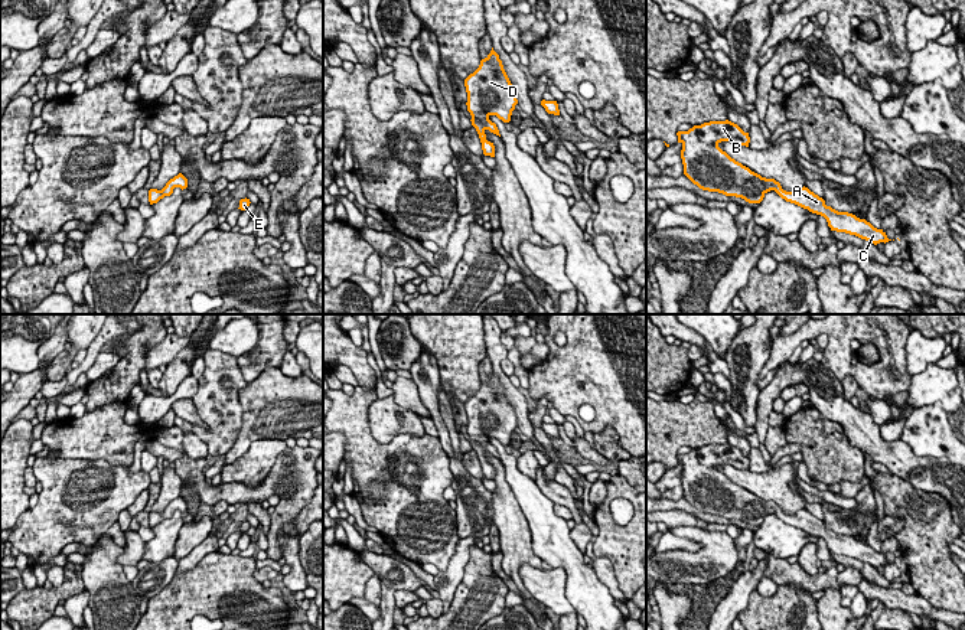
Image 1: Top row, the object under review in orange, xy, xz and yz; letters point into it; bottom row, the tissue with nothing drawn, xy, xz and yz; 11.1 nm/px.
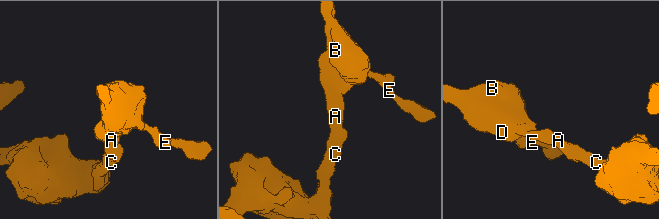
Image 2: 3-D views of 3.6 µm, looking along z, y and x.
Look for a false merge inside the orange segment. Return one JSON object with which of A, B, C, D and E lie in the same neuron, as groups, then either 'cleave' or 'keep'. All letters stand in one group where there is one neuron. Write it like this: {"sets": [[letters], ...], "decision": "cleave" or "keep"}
{"sets": [["A", "B", "C", "D", "E"]], "decision": "keep"}

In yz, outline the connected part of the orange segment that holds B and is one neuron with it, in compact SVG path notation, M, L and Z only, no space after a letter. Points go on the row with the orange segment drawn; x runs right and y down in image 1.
M728 120L694 125L688 131L678 131L677 136L682 144L684 174L702 190L741 198L749 203L760 203L767 192L775 190L786 202L824 216L831 231L855 235L874 245L891 241L883 229L874 228L865 219L827 206L825 200L808 187L786 192L775 179L762 177L731 159L718 144L730 141L749 147L750 137Z

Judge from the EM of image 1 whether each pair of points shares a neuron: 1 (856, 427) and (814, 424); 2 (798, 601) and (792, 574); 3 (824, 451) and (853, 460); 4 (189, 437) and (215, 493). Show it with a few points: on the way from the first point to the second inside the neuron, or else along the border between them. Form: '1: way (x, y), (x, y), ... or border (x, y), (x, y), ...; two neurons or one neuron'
1: border (812, 407), (834, 420), (861, 451); two neurons
2: border (778, 586), (795, 586), (811, 593); two neurons
3: way (831, 459), (845, 460); one neuron
4: border (182, 433), (182, 449), (192, 457), (205, 459); two neurons

